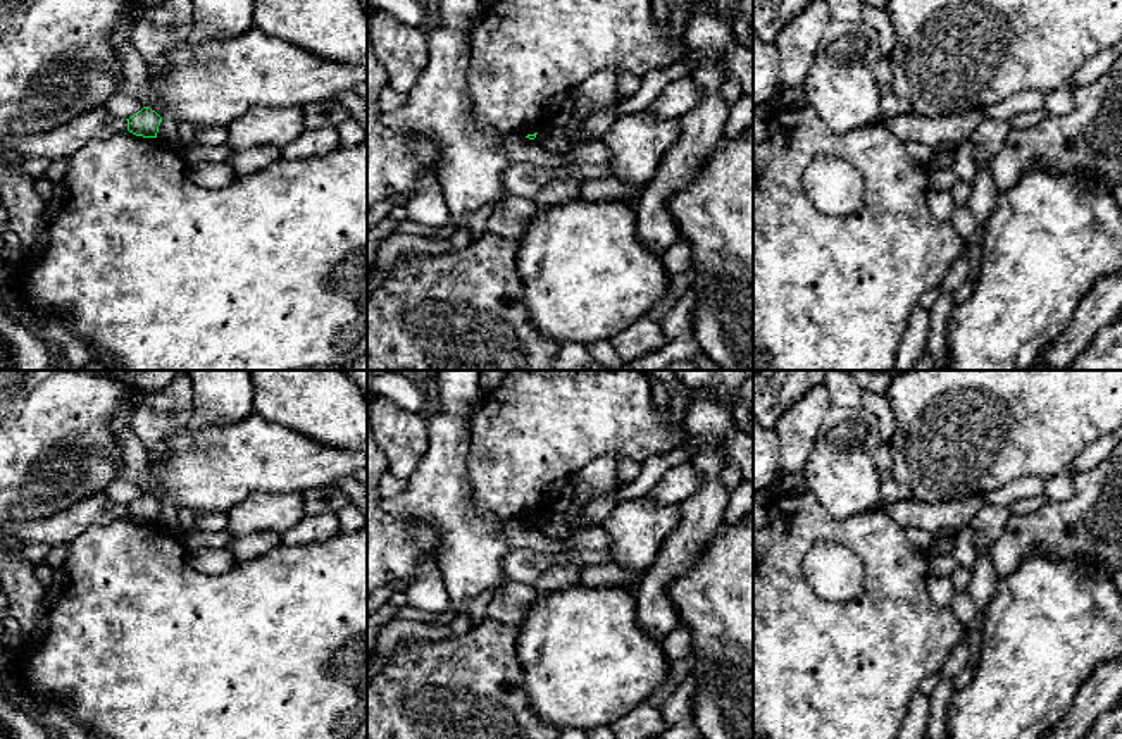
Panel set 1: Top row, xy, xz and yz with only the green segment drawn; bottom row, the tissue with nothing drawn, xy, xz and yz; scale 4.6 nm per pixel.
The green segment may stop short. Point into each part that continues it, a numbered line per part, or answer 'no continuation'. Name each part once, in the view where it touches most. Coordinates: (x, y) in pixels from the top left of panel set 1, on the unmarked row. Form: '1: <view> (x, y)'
no continuation

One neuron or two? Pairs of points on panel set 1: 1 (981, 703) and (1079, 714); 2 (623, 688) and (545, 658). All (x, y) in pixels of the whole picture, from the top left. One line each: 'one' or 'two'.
1: two
2: one

